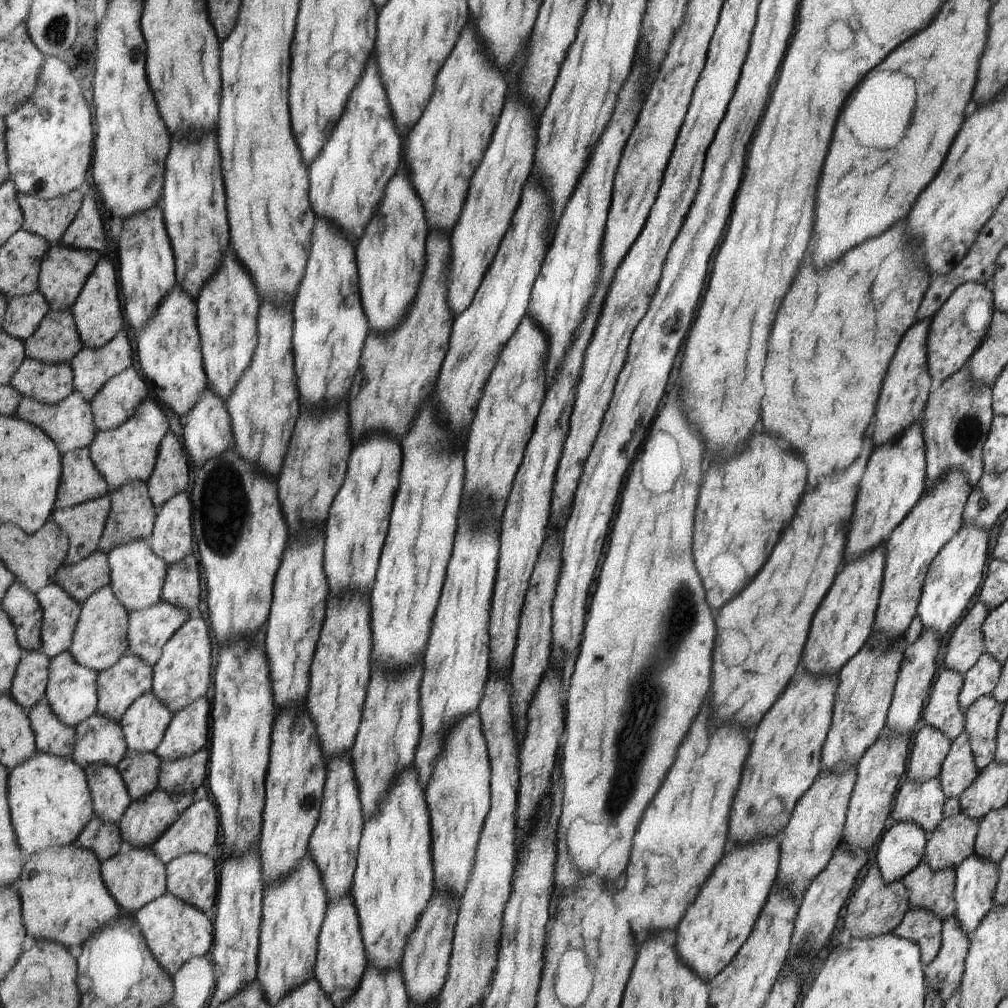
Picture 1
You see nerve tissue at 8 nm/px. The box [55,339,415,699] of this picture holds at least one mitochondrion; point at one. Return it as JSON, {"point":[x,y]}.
{"point":[224,523]}

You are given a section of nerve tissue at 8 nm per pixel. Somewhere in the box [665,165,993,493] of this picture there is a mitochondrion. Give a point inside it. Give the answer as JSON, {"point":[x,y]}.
{"point":[967,431]}

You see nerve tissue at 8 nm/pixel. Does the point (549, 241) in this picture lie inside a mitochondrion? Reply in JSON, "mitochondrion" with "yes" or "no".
{"mitochondrion":"no"}

